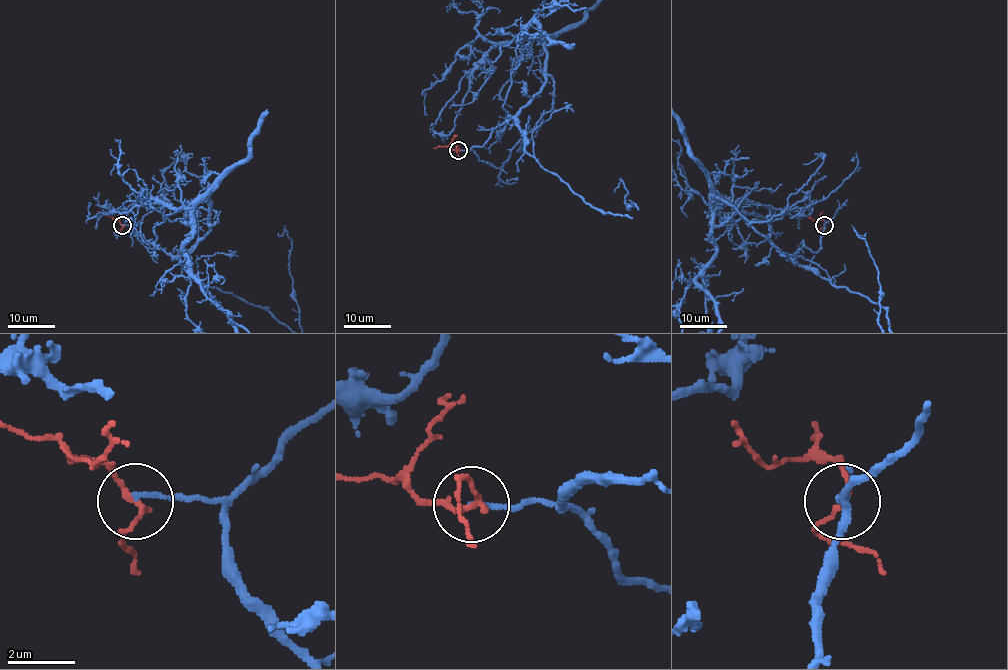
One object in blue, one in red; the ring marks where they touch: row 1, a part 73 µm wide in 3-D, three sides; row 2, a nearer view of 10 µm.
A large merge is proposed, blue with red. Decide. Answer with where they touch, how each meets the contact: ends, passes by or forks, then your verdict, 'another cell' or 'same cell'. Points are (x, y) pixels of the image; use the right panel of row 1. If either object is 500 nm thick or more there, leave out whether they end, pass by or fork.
(824, 225) | blue ends | red passes by | another cell

